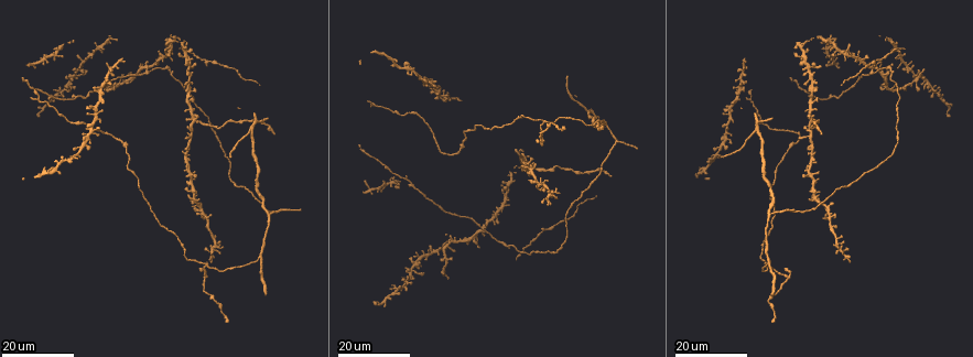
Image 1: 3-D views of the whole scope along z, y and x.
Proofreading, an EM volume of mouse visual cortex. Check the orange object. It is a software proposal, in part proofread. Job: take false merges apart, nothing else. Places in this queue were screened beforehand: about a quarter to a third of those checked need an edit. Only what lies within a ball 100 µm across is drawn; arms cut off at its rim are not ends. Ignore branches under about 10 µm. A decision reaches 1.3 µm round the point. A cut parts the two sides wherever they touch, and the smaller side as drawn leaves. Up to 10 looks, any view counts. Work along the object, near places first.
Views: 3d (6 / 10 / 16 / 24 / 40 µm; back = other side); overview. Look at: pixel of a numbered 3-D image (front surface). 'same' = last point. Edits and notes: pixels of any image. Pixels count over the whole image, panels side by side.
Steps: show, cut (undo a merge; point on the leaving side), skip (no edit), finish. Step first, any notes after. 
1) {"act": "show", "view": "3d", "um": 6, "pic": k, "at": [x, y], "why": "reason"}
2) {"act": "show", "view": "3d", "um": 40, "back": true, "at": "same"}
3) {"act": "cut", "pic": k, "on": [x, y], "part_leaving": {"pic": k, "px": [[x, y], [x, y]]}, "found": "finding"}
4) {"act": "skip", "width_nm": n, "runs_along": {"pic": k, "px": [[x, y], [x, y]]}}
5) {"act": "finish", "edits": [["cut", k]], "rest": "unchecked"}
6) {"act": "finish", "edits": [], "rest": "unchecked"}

{"act": "show", "view": "3d", "um": 24, "pic": 1, "at": [255, 198]}

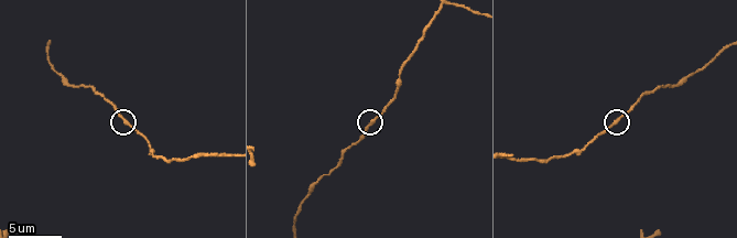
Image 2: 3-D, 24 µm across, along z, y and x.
{"act": "show", "view": "3d", "um": 6, "pic": 2, "at": [125, 119], "why": "closer look"}

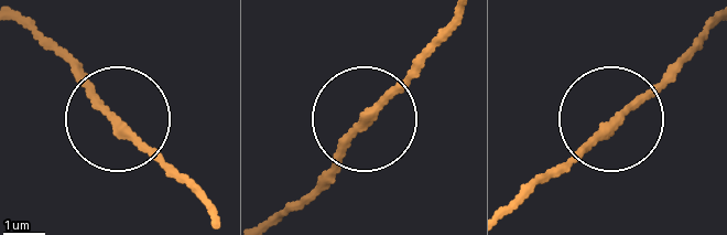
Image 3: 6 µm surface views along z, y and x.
{"act": "skip", "runs_along": {"pic": 3, "px": [[115, 113], [181, 180]]}, "found": "one cell here"}

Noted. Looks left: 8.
{"act": "show", "view": "3d", "um": 16, "pic": 1, "at": [872, 72], "why": "looks like a crossing"}

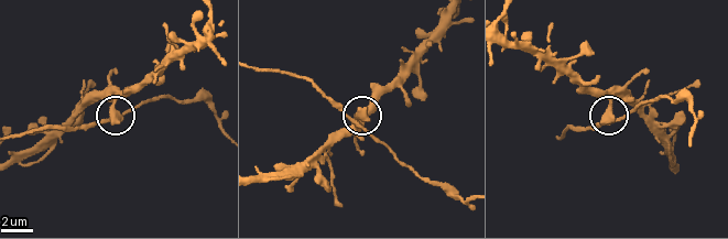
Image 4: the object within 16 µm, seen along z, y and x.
{"act": "show", "view": "3d", "um": 6, "pic": 4, "at": [355, 121], "why": "zoom in"}

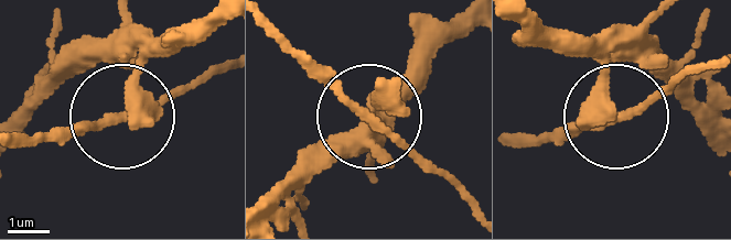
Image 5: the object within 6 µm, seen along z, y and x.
{"act": "show", "view": "3d", "um": 6, "back": true, "pic": 5, "at": [364, 110], "why": "other side"}

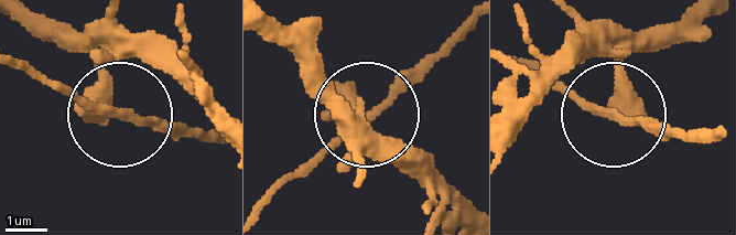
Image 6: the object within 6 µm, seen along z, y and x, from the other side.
{"act": "skip", "arms": 4, "found": "continuous, no second cell"}

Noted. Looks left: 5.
{"act": "show", "view": "3d", "um": 16, "pic": 1, "at": [90, 130], "why": "four arms meet"}

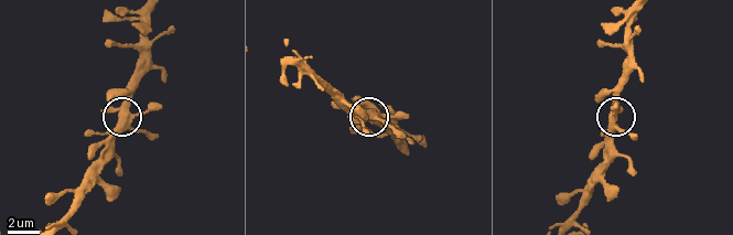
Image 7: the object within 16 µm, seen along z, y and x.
{"act": "show", "view": "3d", "um": 10, "pic": 7, "at": [125, 111]}

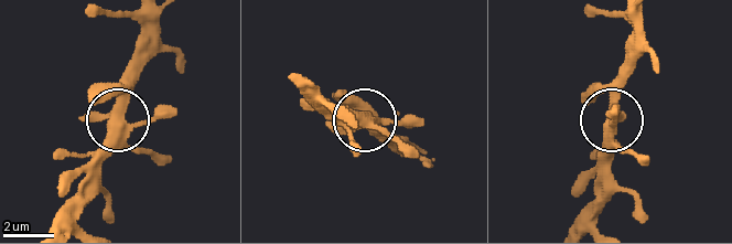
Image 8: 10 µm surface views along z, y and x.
{"act": "skip", "width_nm": 400, "found": "one cell here"}

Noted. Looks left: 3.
{"act": "show", "view": "3d", "um": 16, "pic": 1, "at": [194, 123], "why": "small branch off a trunk"}

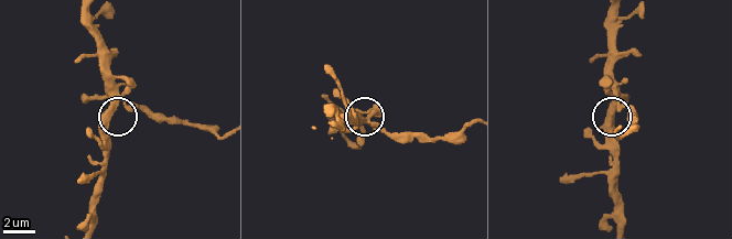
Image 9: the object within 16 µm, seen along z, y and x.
{"act": "show", "view": "3d", "um": 6, "pic": 9, "at": [114, 106]}

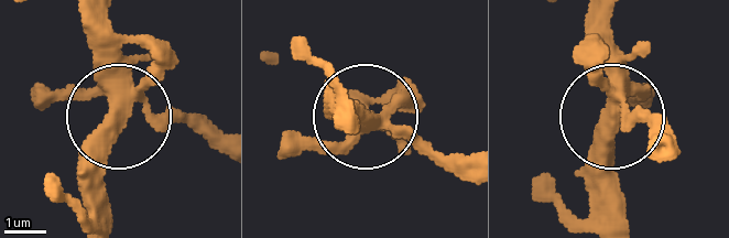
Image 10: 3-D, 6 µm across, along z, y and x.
{"act": "cut", "pic": 10, "on": [199, 116], "width_nm": 360, "part_leaving": {"pic": 10, "px": [[148, 111], [218, 132]]}, "found": "a second cell is stuck on"}

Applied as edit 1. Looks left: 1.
{"act": "finish", "edits": [["cut", 10]], "rest": "unchecked"}

